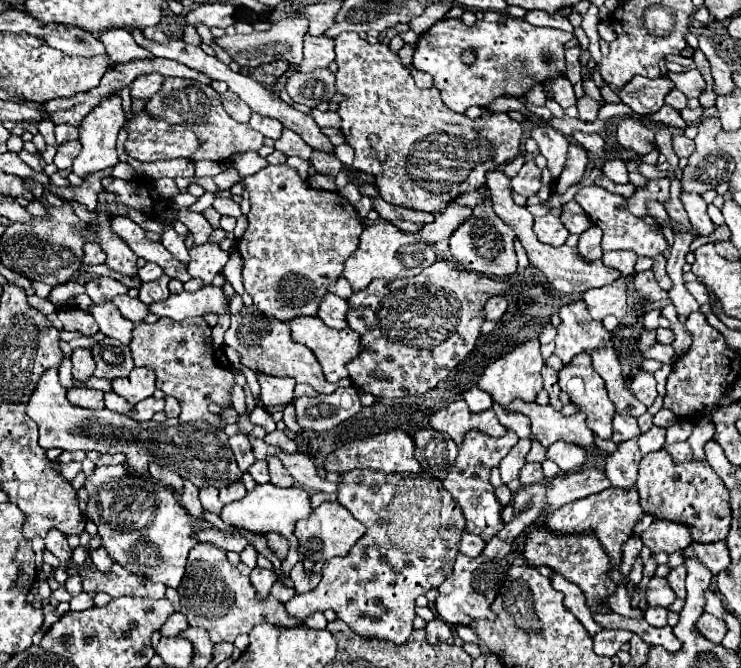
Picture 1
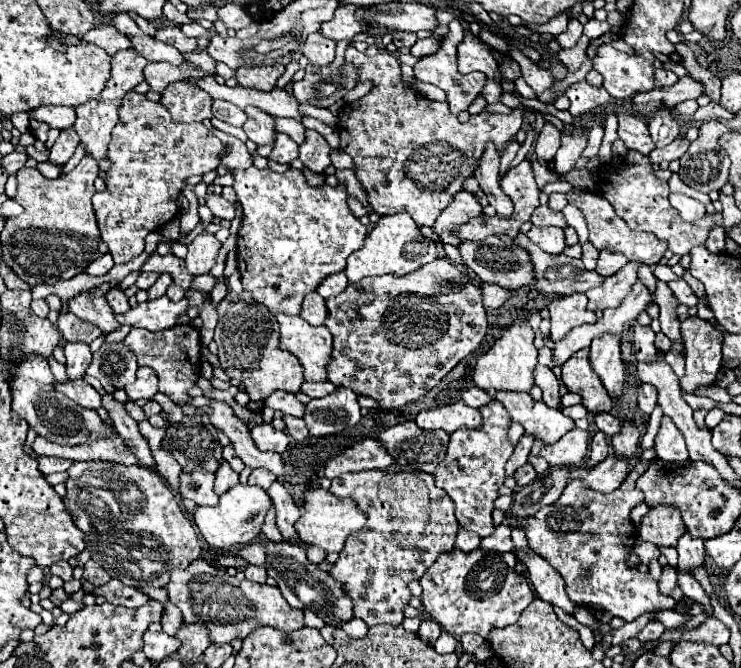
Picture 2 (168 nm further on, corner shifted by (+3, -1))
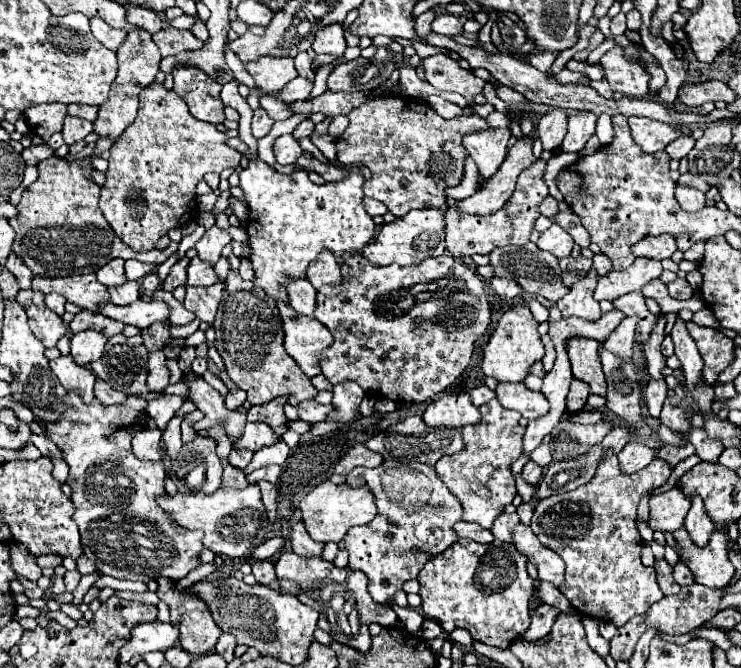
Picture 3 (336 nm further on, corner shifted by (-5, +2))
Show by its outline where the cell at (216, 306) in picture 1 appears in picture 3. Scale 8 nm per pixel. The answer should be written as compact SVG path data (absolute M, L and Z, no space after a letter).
M139 299L131 305L125 305L125 307L105 301L105 303L101 303L99 313L109 319L123 321L125 325L135 325L139 329L145 329L155 321L169 319L169 307L163 301L143 301L143 299Z

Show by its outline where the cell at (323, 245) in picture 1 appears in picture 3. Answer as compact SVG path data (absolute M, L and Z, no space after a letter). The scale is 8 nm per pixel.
M251 159L239 177L239 187L249 205L247 235L253 251L253 283L275 301L289 301L289 279L303 279L307 265L317 259L323 249L333 251L333 255L341 259L343 253L361 251L375 235L375 223L363 207L365 177L361 171L349 171L349 175L337 183L315 185L305 171L281 175L271 165Z

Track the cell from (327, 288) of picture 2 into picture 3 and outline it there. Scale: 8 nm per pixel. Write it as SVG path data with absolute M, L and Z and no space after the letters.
M321 251L321 255L307 267L307 279L311 281L311 285L315 289L329 285L329 283L333 283L333 285L341 283L339 263L331 251Z

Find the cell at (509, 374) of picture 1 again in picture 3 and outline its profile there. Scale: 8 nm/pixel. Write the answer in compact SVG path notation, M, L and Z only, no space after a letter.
M515 305L507 309L483 349L483 361L481 361L483 373L495 377L497 381L513 381L513 383L523 381L525 375L529 373L529 367L535 361L541 361L543 357L543 343L537 333L537 325L539 323L533 319L527 305Z

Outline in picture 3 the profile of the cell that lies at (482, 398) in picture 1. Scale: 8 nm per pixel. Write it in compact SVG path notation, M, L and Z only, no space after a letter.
M479 385L479 387L475 387L475 389L471 391L471 401L473 401L475 407L481 407L483 403L491 401L493 397L495 397L495 393L493 393L487 385Z

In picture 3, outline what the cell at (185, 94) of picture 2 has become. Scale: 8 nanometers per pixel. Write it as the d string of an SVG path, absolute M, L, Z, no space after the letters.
M193 65L173 69L175 91L181 95L193 117L217 125L225 121L224 104L220 97L222 85Z

